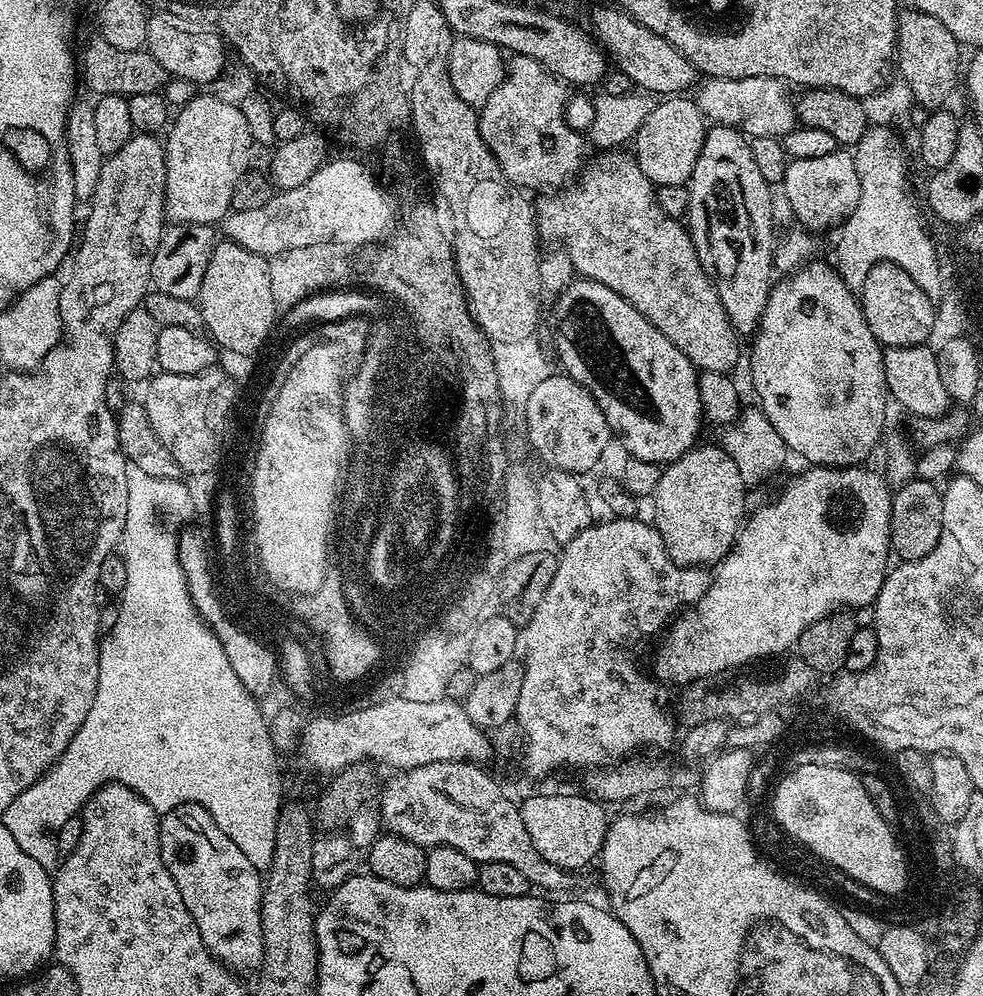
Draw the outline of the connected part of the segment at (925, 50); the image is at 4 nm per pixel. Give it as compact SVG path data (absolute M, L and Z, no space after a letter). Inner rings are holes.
M904 8L896 21L896 47L898 64L900 60L899 75L910 86L913 101L921 108L943 109L956 84L958 88L958 77L962 72L962 46L954 34L950 34L938 18L913 8Z

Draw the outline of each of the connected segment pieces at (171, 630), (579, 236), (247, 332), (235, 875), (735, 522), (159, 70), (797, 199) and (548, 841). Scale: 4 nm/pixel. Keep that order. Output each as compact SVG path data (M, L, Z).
M133 467L128 473L128 501L126 502L126 526L122 537L122 559L126 566L126 582L123 592L119 593L120 617L112 624L112 633L105 635L100 642L100 657L98 658L98 690L94 694L94 706L90 706L90 714L86 714L86 722L74 734L70 746L61 756L56 759L53 768L44 775L41 780L36 780L2 814L2 822L10 834L14 834L14 842L38 862L38 866L49 870L55 869L61 863L62 855L59 846L56 844L56 835L62 827L62 822L71 816L77 815L88 801L103 784L124 784L138 793L142 798L150 796L152 798L152 786L164 786L164 784L194 784L202 782L202 776L212 776L214 772L220 770L220 774L230 774L230 780L238 780L238 796L254 796L254 816L268 816L268 832L270 824L276 824L276 819L280 816L280 774L281 765L276 765L276 748L272 745L272 736L268 733L268 728L264 725L264 716L260 713L260 708L256 705L257 697L242 686L238 674L230 666L226 658L226 650L222 642L213 634L208 623L198 614L194 602L190 598L190 590L186 582L186 574L180 565L180 546L177 533L171 532L156 515L161 512L172 524L180 524L183 520L188 520L192 516L192 492L183 484L183 479L177 478L154 478L150 474L144 473Z
M604 150L589 159L578 173L580 188L565 187L556 190L541 208L534 212L536 230L541 241L561 240L562 251L570 258L577 277L602 282L610 286L638 314L642 314L658 331L700 372L731 373L740 360L741 337L732 328L730 318L719 300L718 290L704 272L701 253L696 252L689 229L677 217L668 216L662 210L657 189L642 174L635 159L624 150Z
M217 243L206 266L206 278L202 278L198 303L207 335L223 351L225 348L236 356L256 354L257 344L263 340L265 332L278 323L271 293L269 261L237 244Z
M179 804L160 816L160 853L209 954L237 974L259 969L264 953L260 913L264 886L246 854L218 830L218 822L200 804Z
M701 443L661 471L655 492L650 496L656 511L654 527L670 558L683 568L719 565L740 534L745 519L746 485L734 459L722 446Z
M94 34L84 44L84 49L78 52L78 76L93 92L93 97L123 96L125 98L134 94L150 94L160 92L170 77L168 71L144 48L134 50L120 50L103 39L100 34Z
M836 150L812 158L793 157L782 181L786 200L799 224L805 231L819 232L841 225L858 206L861 181L858 178L853 155L846 150Z
M591 795L584 796L532 796L520 804L526 834L534 842L534 850L554 866L565 870L584 868L595 861L608 833L610 816L604 813L605 805Z

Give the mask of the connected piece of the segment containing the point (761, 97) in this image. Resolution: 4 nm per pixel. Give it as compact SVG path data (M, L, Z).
M714 76L699 81L694 99L700 112L717 125L736 128L748 138L753 136L784 138L784 135L798 124L793 97L788 97L788 92L784 88L787 88L785 81L778 80L775 76L754 78Z

